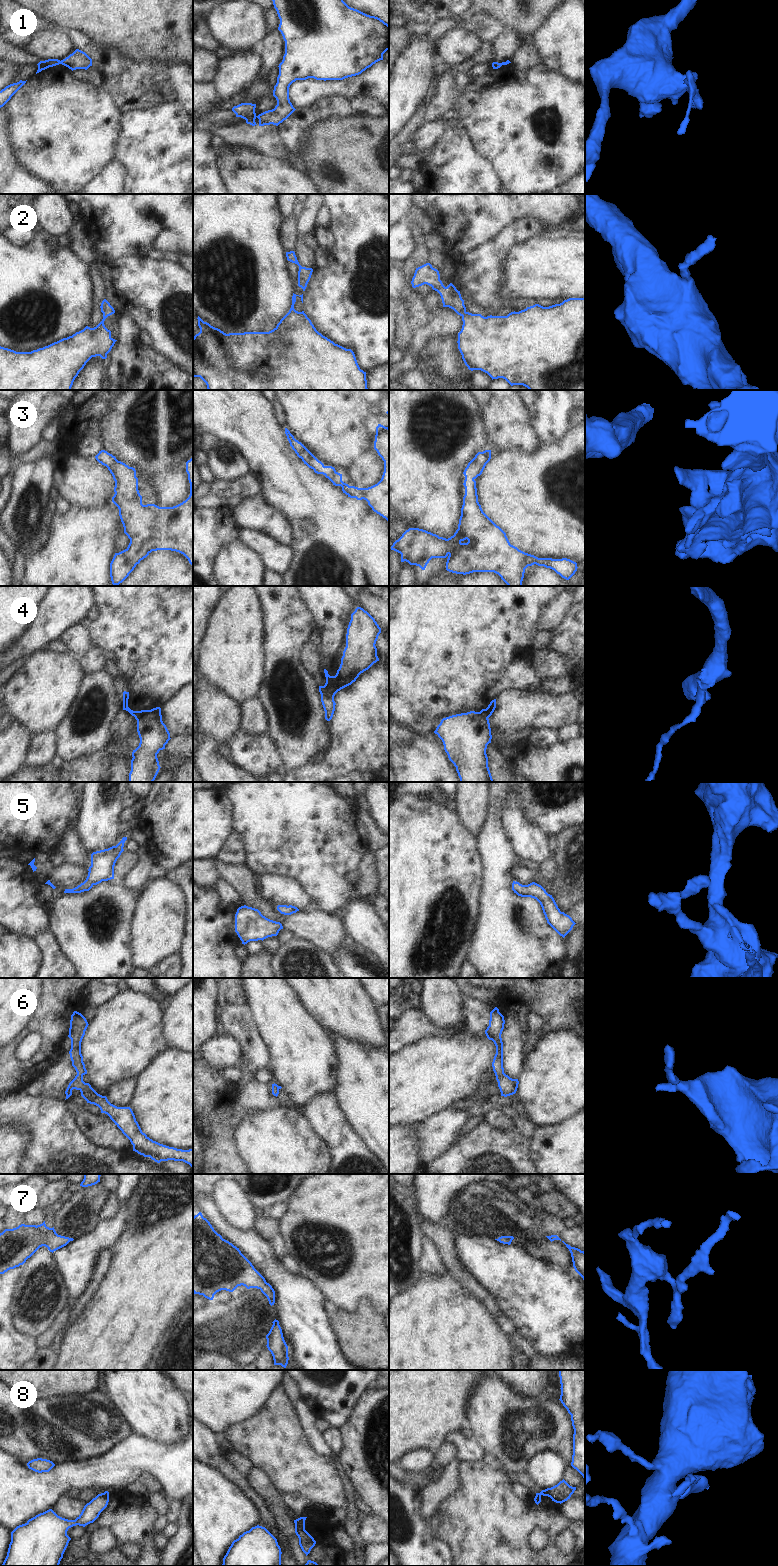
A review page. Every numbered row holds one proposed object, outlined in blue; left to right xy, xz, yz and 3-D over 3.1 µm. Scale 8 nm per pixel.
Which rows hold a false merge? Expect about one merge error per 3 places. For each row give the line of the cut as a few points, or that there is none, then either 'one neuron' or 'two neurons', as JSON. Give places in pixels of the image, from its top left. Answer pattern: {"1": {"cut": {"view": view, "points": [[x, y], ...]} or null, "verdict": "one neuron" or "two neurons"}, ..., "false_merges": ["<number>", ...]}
{"1": {"cut": {"view": "xy", "points": [[60, 61], [61, 63]]}, "verdict": "two neurons"}, "2": {"cut": null, "verdict": "one neuron"}, "3": {"cut": null, "verdict": "one neuron"}, "4": {"cut": {"view": "xz", "points": [[338, 669], [339, 676], [342, 679], [356, 678]]}, "verdict": "two neurons"}, "5": {"cut": null, "verdict": "one neuron"}, "6": {"cut": null, "verdict": "one neuron"}, "7": {"cut": null, "verdict": "one neuron"}, "8": {"cut": {"view": "xz", "points": [[304, 1521], [295, 1524]]}, "verdict": "two neurons"}, "false_merges": ["1", "4", "8"]}

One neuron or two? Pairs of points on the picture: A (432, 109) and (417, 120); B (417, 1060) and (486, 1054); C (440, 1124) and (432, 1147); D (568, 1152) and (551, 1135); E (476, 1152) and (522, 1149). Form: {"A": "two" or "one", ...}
{"A": "two", "B": "one", "C": "one", "D": "one", "E": "one"}

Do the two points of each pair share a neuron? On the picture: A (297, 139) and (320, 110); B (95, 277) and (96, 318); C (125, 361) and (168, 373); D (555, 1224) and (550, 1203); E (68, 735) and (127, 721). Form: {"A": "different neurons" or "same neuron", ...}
{"A": "same neuron", "B": "same neuron", "C": "same neuron", "D": "different neurons", "E": "different neurons"}

